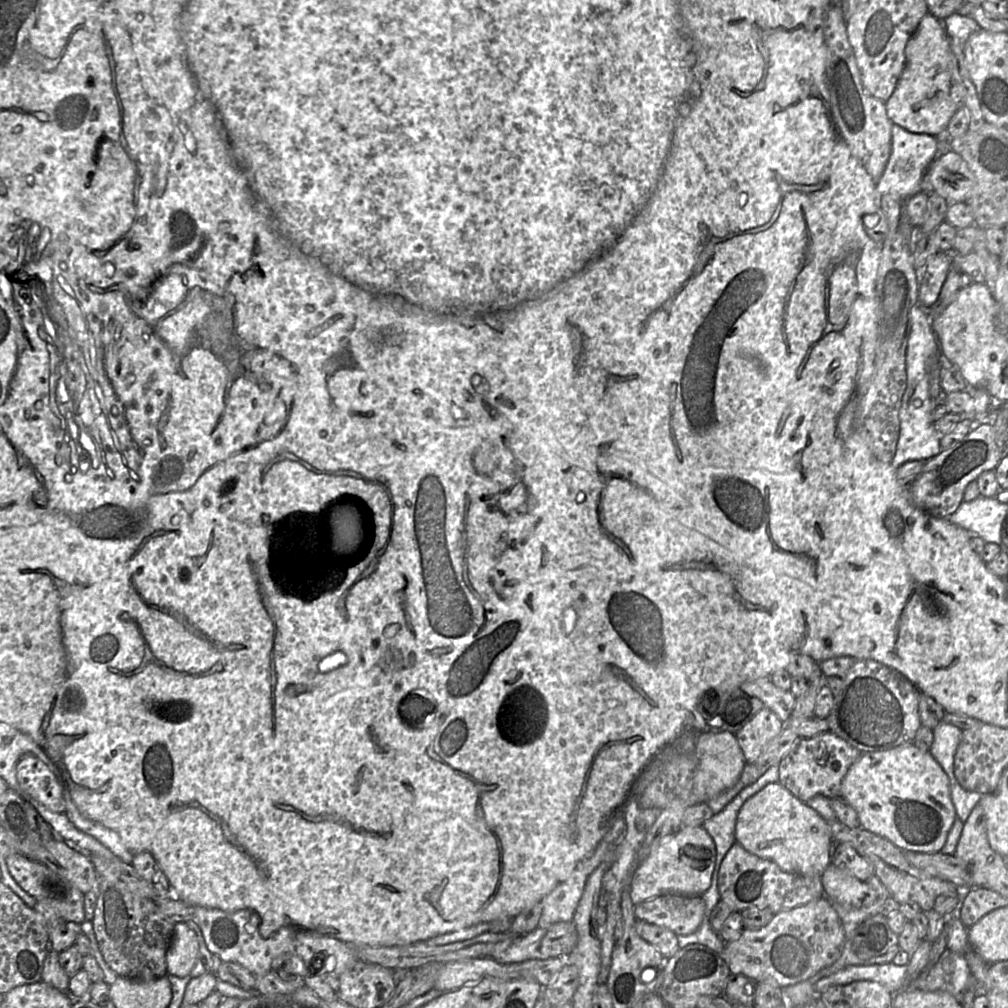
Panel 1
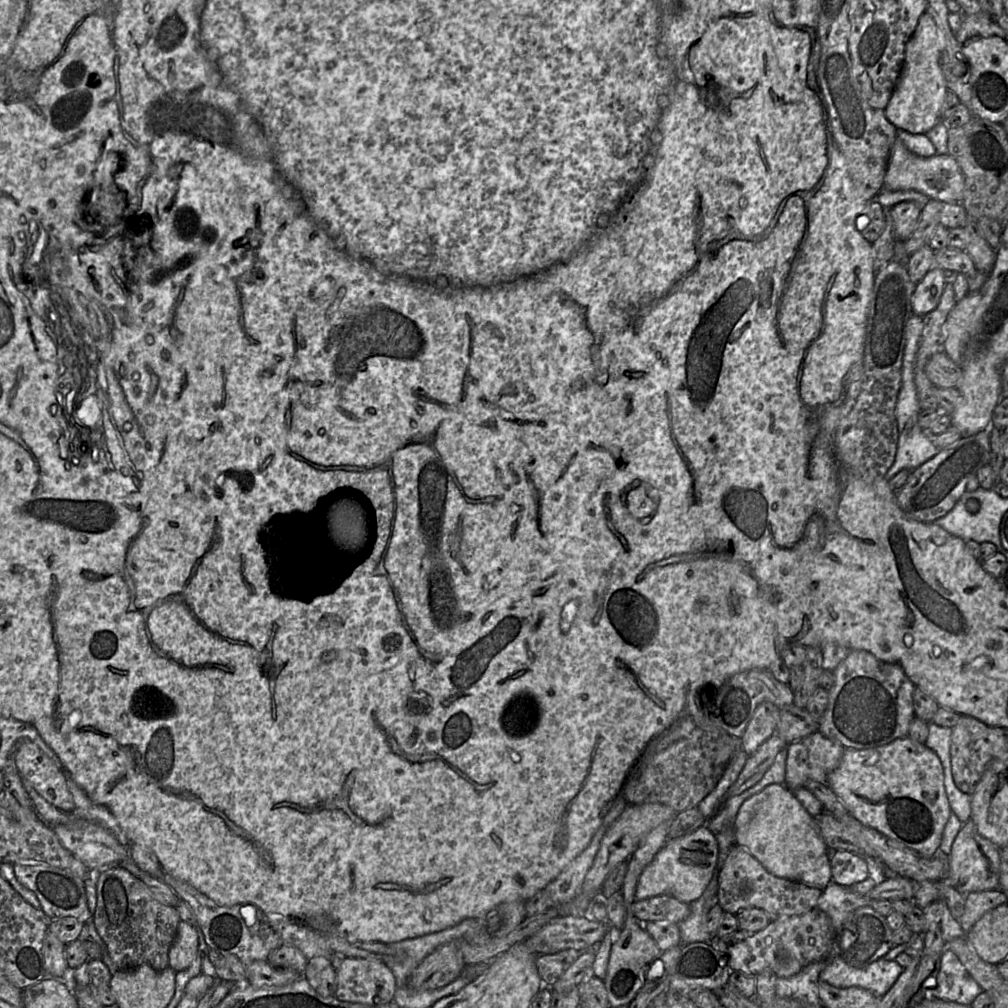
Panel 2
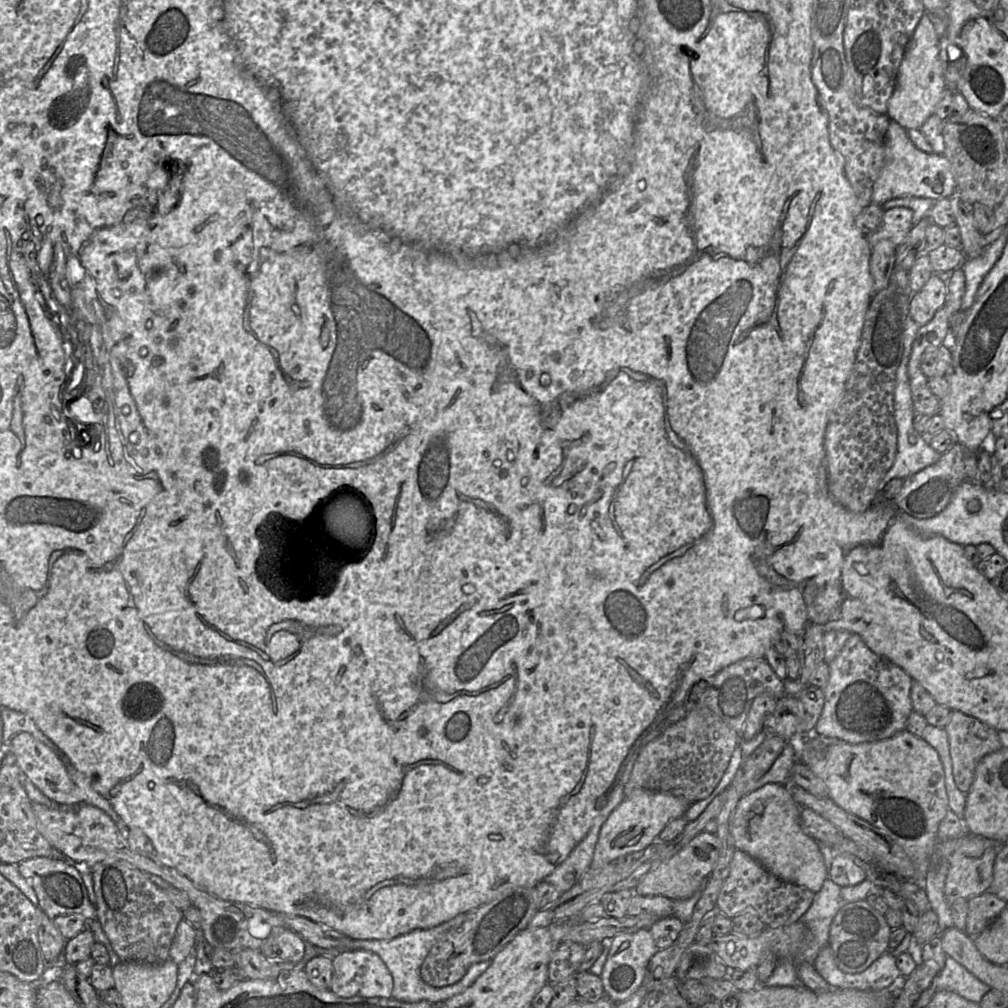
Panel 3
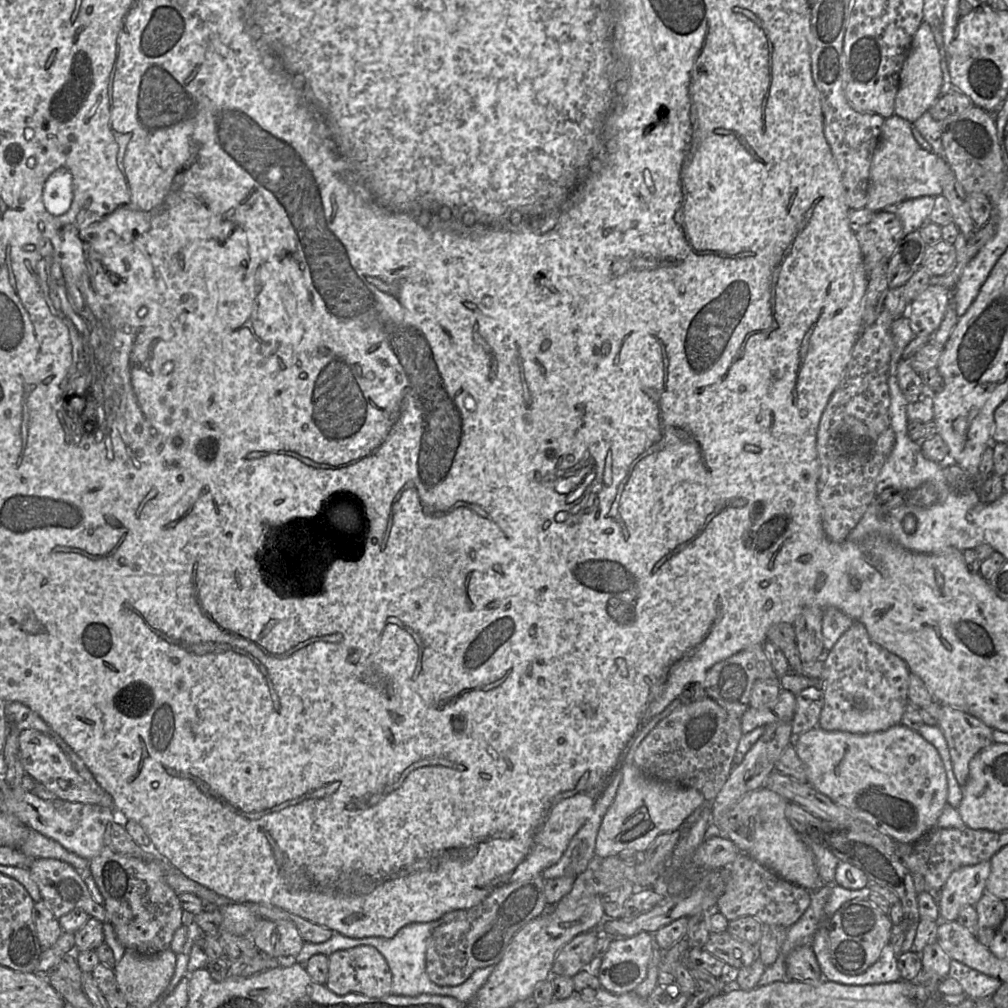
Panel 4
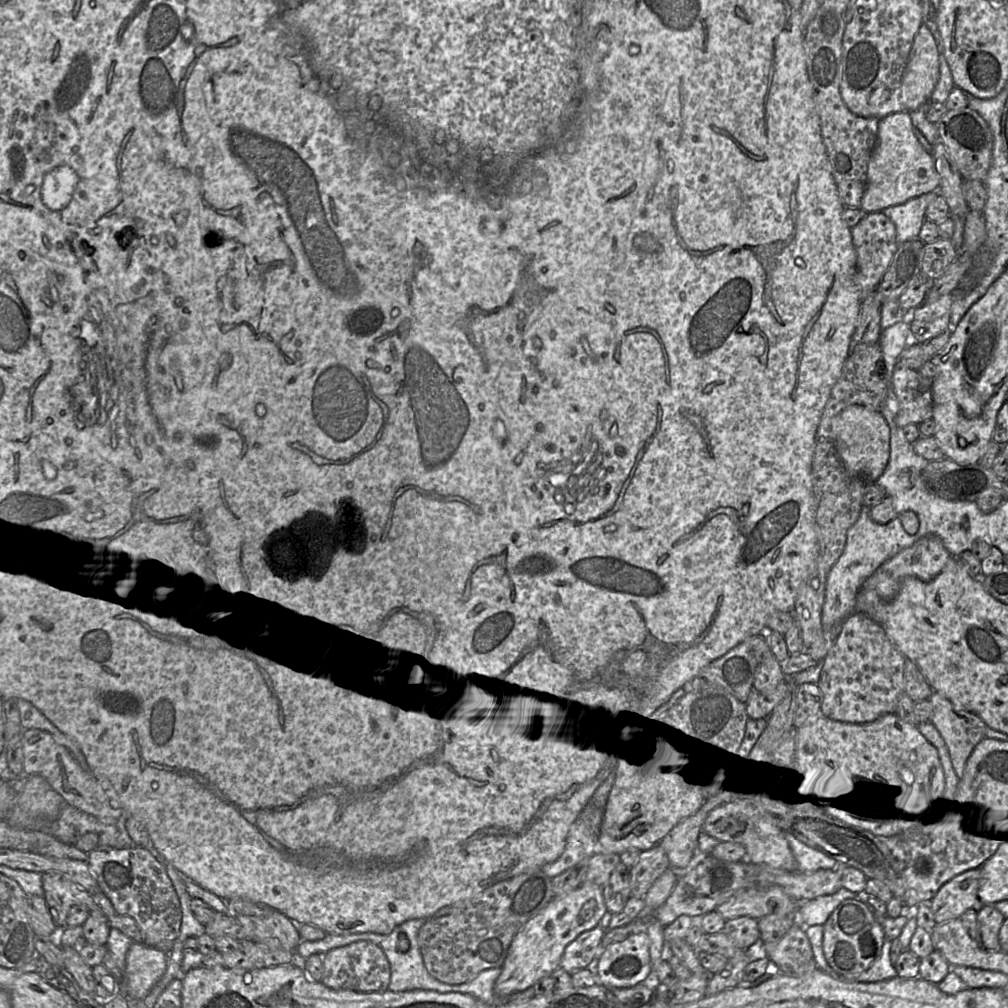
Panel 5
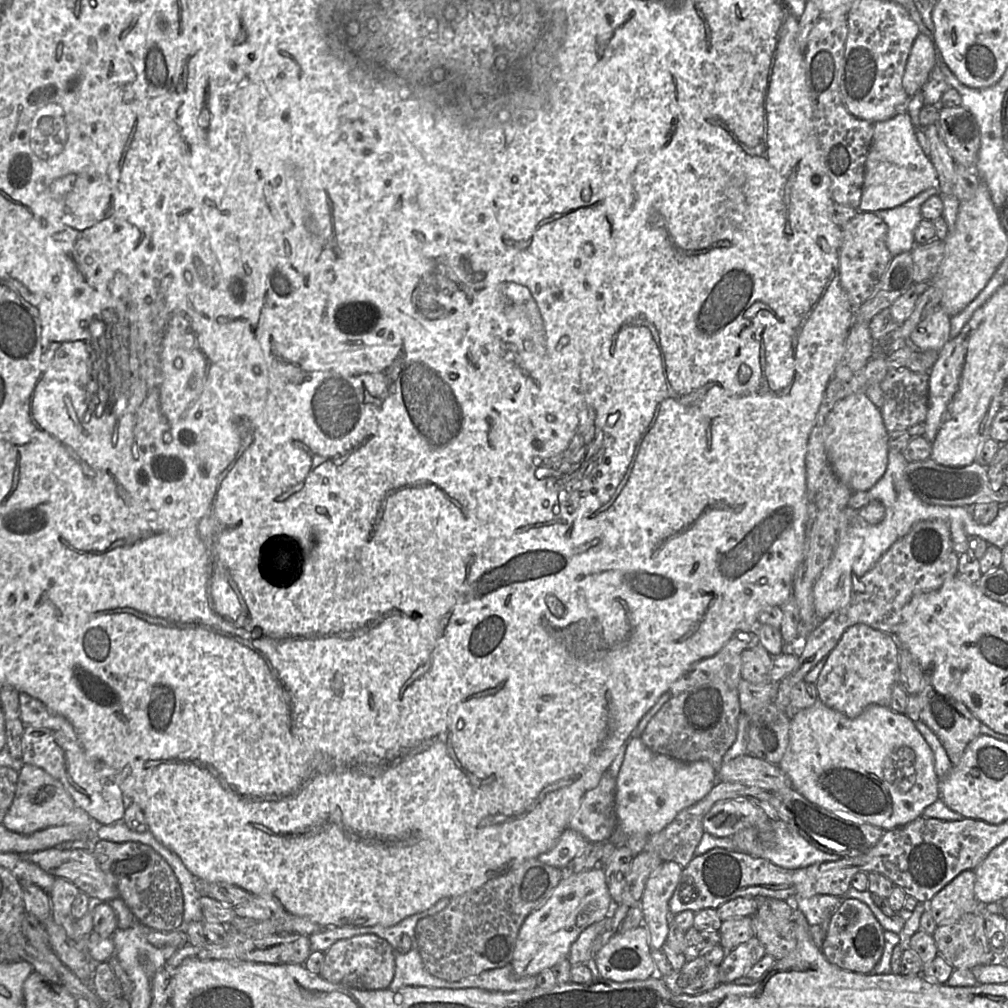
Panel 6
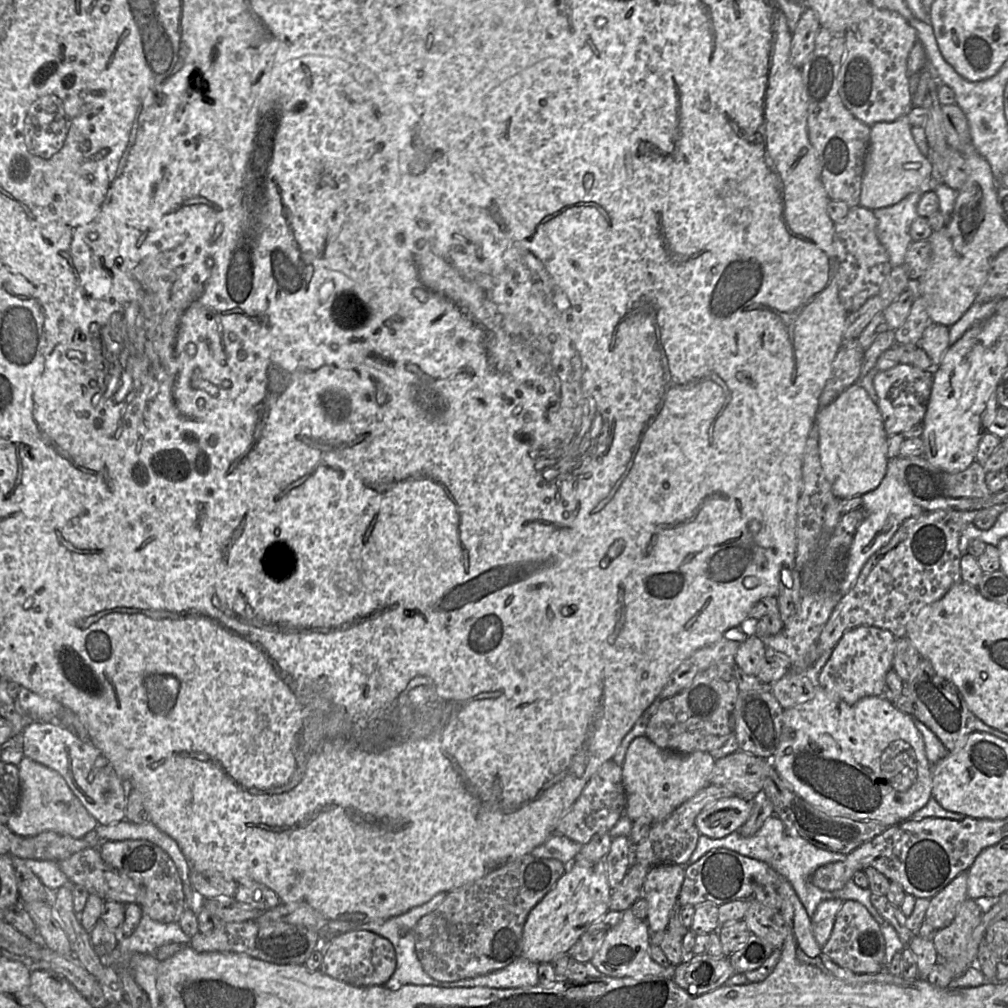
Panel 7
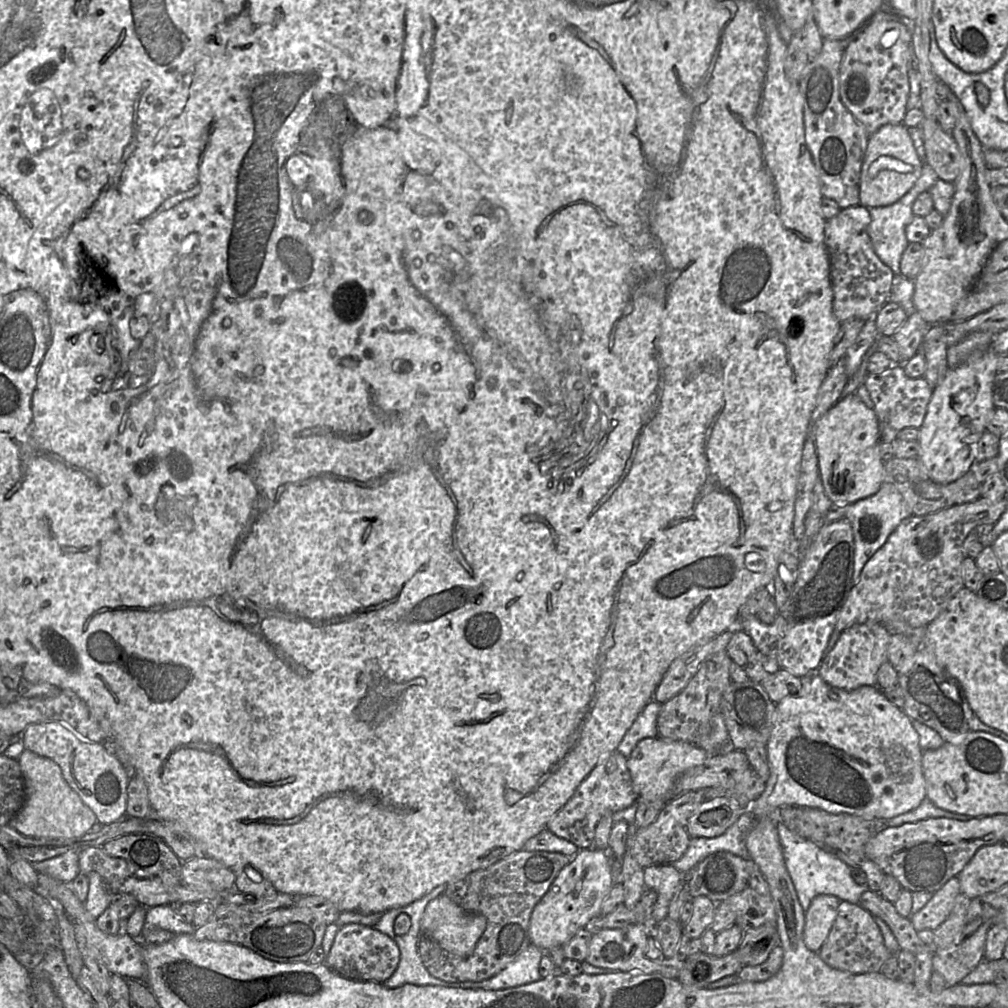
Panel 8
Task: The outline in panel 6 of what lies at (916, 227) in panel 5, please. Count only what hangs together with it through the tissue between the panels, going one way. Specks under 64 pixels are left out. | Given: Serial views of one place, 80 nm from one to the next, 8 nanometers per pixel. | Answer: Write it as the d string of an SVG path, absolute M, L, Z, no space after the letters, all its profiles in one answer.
M937 176L937 186L931 187L914 198L910 199L906 203L899 205L892 209L884 209L880 211L875 211L888 227L887 236L886 236L886 245L892 254L892 256L897 256L902 252L912 251L916 245L914 239L914 231L920 221L923 219L921 215L921 206L922 204L931 196L939 195L940 190L938 188L938 176Z

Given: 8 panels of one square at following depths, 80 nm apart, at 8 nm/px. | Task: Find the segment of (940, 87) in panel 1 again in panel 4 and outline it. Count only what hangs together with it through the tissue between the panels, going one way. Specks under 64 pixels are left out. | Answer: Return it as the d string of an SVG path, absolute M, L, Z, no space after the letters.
M923 21L918 27L900 71L899 87L895 97L894 114L913 124L929 111L940 97L943 82L940 51L931 27Z

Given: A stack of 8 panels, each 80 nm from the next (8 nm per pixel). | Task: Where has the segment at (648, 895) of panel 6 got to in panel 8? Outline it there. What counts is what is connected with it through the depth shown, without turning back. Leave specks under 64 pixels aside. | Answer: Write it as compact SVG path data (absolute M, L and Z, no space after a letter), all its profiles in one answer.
M654 864L644 868L645 889L657 892L657 900L652 907L654 922L660 922L668 916L668 908L682 873L673 864Z

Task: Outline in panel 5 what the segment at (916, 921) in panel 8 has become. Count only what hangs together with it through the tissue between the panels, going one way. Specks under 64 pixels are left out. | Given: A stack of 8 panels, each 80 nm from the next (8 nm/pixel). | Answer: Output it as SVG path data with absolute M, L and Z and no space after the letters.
M980 868L967 870L942 885L931 900L931 910L937 924L960 918L967 910L980 909L978 889Z

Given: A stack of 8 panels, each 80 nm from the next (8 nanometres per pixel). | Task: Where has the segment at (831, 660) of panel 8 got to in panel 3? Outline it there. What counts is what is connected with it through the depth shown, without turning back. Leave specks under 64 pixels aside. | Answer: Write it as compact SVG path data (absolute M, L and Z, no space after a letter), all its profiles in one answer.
M856 633L850 634L841 652L828 666L830 677L823 688L824 708L812 733L860 744L887 739L906 729L907 719L913 711L910 691L914 680L901 667L873 652Z

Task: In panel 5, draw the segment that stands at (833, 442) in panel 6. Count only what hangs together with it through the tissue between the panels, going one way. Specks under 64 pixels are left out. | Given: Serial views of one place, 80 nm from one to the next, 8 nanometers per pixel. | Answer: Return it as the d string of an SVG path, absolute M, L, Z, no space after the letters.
M850 405L832 419L831 434L838 457L851 475L875 482L884 472L890 453L890 429L880 411Z

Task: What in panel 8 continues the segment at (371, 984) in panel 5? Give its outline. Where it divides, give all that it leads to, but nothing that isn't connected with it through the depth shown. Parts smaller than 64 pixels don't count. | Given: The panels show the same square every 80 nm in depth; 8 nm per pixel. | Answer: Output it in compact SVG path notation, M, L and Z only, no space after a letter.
M347 924L339 928L325 964L343 977L358 981L384 983L396 971L400 961L397 944L374 927Z

